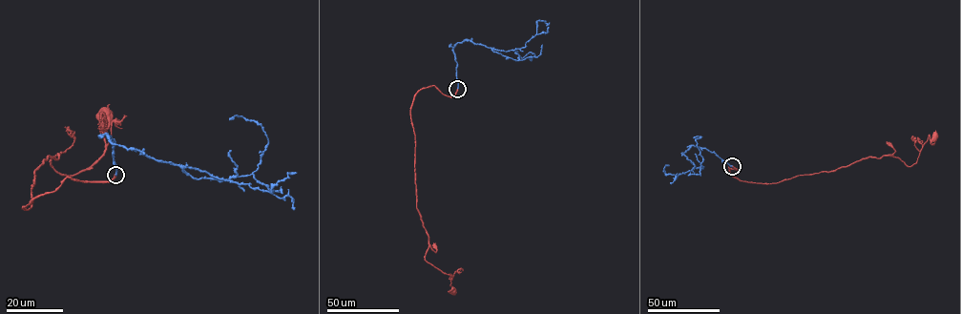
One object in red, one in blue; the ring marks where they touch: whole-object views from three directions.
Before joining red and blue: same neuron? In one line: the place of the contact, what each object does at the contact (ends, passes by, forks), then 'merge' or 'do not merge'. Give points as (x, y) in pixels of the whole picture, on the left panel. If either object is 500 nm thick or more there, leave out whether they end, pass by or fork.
place (115, 175); red ends; blue ends; do not merge

